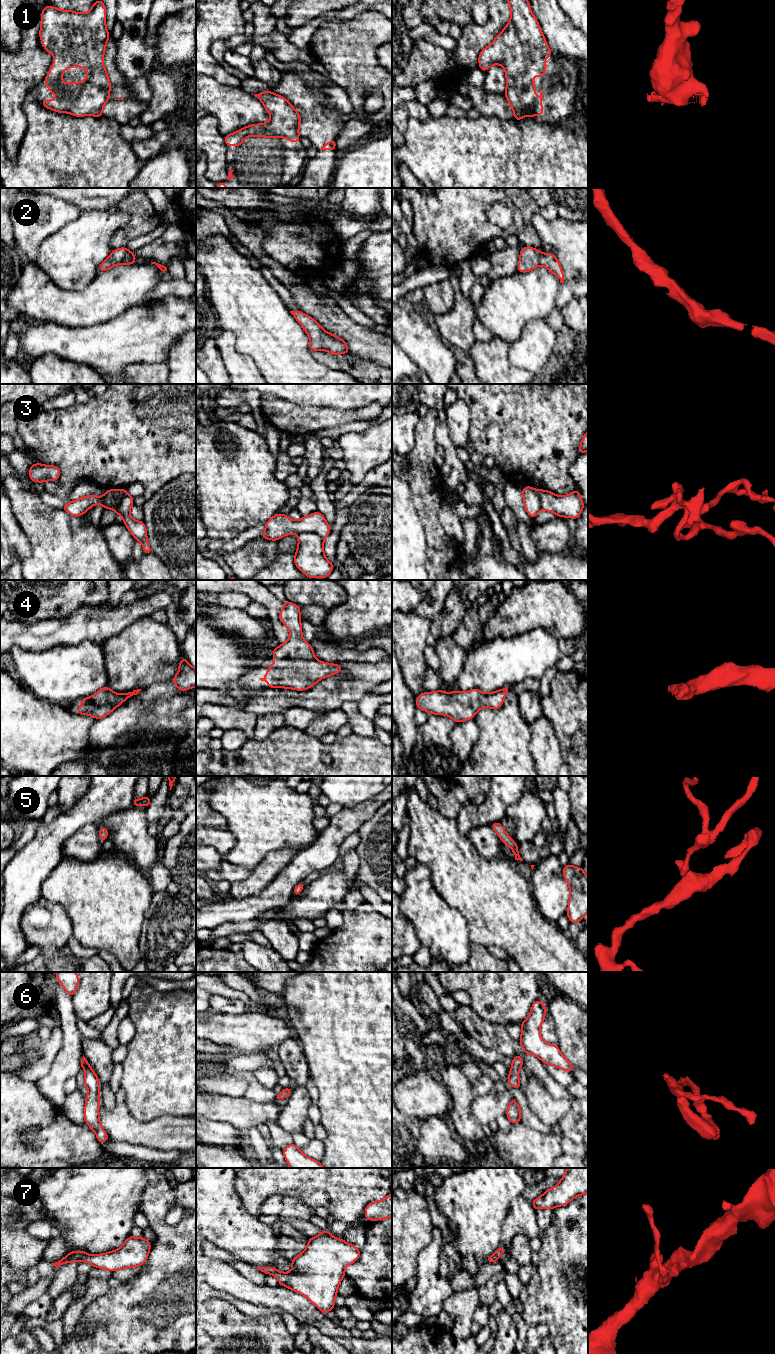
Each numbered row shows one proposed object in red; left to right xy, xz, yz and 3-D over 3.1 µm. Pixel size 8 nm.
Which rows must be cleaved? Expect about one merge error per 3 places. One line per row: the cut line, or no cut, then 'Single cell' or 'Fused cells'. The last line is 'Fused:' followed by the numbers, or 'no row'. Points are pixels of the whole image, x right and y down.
1: Split along yz (527, 108), (533, 111), (533, 116). Fused cells
2: No split. Single cell
3: Split along xy (126, 491), (120, 502), (114, 507), (104, 506). Fused cells
4: No split. Single cell
5: No split. Single cell
6: No split. Single cell
7: No split. Single cell
Fused: 1, 3

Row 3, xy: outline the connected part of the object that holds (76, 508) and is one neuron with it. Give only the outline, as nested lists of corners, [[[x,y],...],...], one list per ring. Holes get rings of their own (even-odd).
[[[128,493],[123,496],[120,500],[120,504],[115,508],[105,507],[105,495],[98,497],[96,495],[89,495],[78,500],[73,500],[66,503],[62,509],[68,512],[70,515],[79,517],[87,512],[95,504],[101,504],[104,509],[114,510],[118,516],[123,517],[123,523],[126,525],[127,529],[131,535],[143,545],[144,554],[152,554],[152,550],[147,539],[147,530],[144,521],[134,520],[130,516],[130,508],[133,504],[134,498]]]

